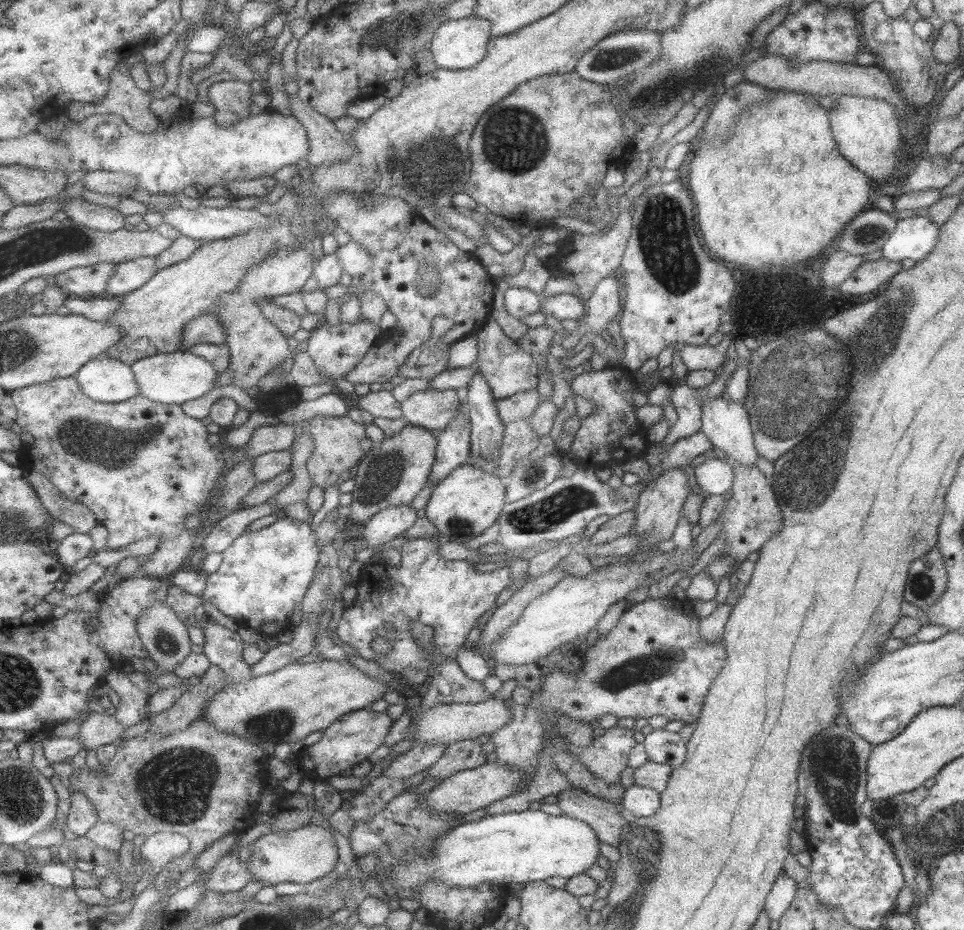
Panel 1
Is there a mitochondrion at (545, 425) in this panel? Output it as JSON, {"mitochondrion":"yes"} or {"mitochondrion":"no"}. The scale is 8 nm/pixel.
{"mitochondrion":"no"}

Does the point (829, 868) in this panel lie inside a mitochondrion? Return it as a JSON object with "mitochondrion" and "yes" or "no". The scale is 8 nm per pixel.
{"mitochondrion":"no"}

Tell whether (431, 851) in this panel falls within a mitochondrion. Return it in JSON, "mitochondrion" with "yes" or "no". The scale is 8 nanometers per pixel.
{"mitochondrion":"no"}

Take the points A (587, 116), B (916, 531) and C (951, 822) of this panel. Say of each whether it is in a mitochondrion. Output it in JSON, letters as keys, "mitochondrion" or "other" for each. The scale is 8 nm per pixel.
{"A":"other","B":"mitochondrion","C":"mitochondrion"}

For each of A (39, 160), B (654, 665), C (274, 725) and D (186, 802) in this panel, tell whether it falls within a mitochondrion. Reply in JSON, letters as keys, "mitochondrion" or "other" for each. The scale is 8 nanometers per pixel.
{"A":"other","B":"mitochondrion","C":"mitochondrion","D":"mitochondrion"}

